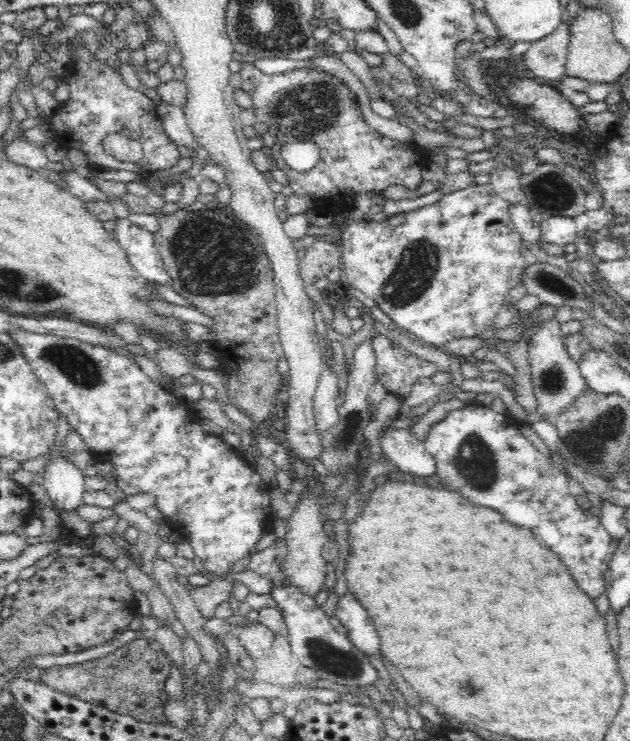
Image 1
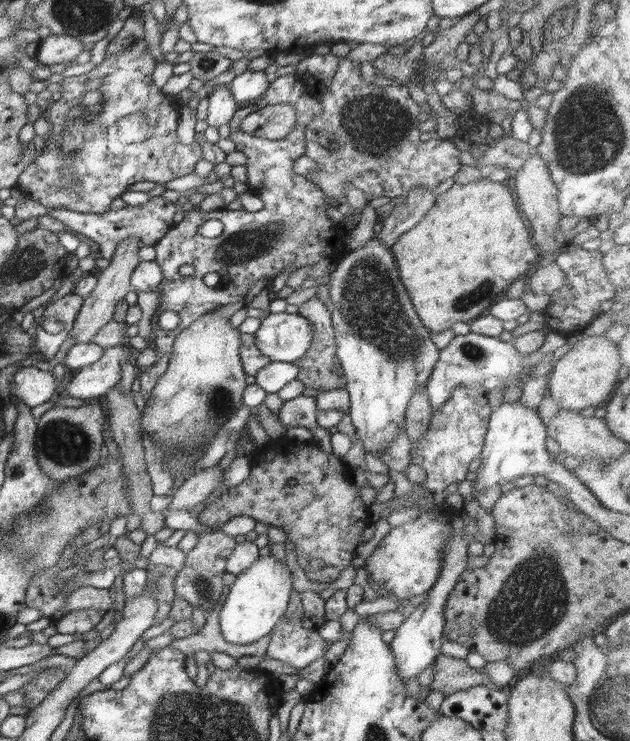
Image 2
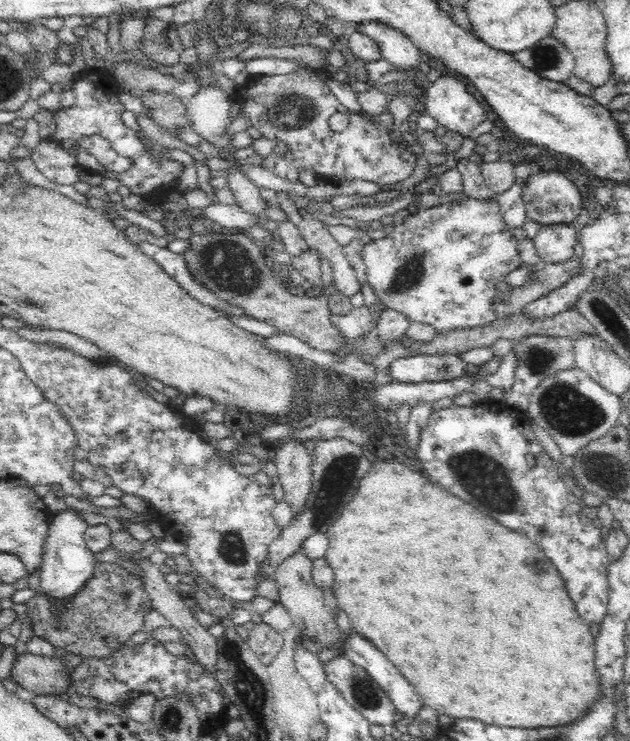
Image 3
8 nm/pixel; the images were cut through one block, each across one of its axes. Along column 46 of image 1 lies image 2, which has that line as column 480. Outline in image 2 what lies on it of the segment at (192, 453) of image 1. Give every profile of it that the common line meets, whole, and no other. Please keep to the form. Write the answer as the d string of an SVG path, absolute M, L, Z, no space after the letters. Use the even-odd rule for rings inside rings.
M552 330L551 333L546 334L544 344L536 352L525 355L518 352L513 343L504 342L493 336L484 336L472 331L466 335L455 336L444 349L440 349L438 362L425 385L433 411L444 406L451 399L453 392L463 386L469 386L473 390L487 394L494 388L508 389L519 384L521 380L525 381L532 369L542 362L547 354L558 350L566 343L567 339L562 337L560 332Z

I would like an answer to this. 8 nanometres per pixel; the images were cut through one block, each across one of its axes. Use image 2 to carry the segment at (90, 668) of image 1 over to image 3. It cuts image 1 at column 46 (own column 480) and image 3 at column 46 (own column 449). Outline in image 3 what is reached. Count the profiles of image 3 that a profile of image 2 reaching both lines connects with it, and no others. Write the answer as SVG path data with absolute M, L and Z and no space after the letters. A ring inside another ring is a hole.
M23 653L13 663L10 679L36 695L54 695L72 690L72 672L55 658Z

